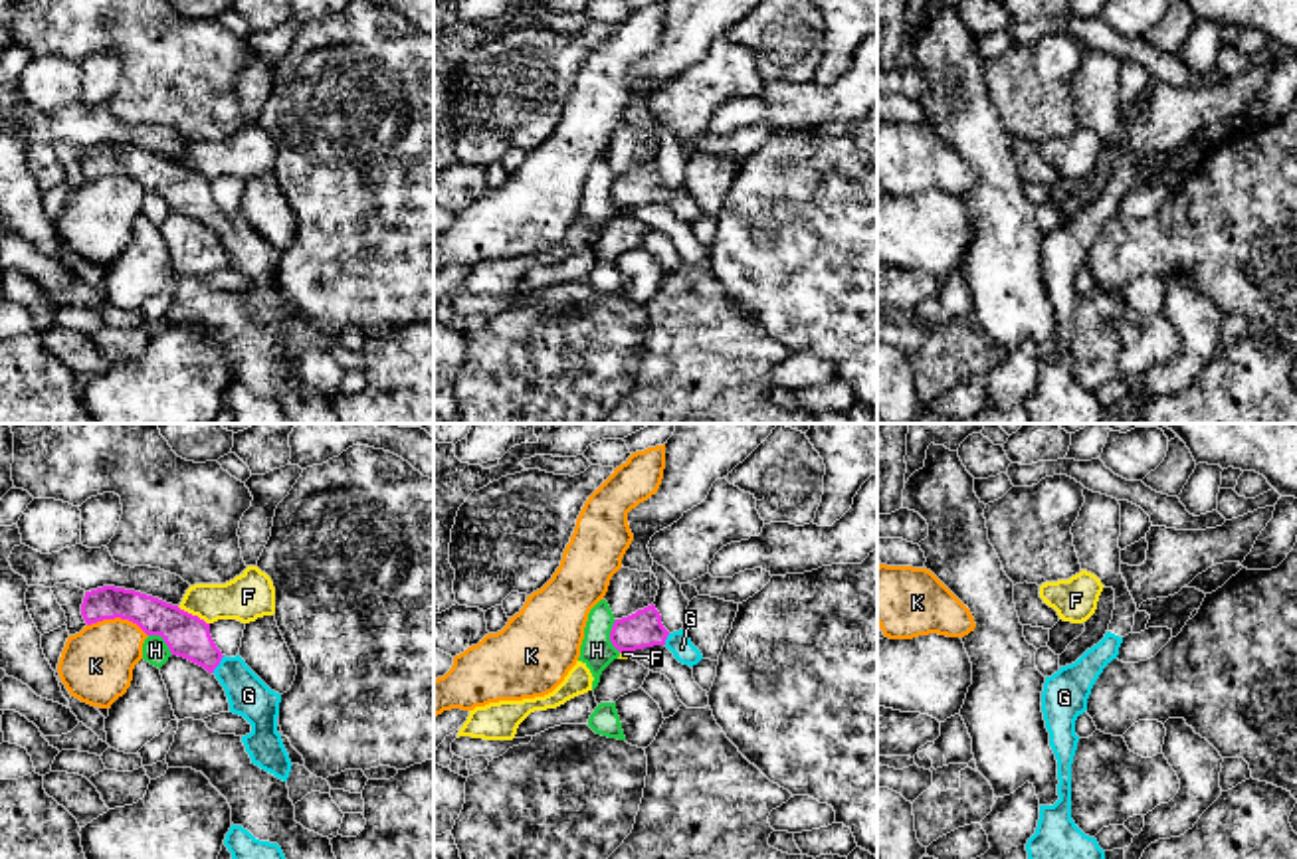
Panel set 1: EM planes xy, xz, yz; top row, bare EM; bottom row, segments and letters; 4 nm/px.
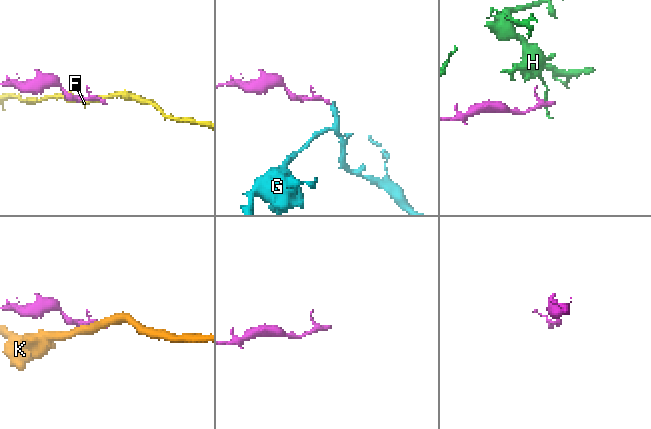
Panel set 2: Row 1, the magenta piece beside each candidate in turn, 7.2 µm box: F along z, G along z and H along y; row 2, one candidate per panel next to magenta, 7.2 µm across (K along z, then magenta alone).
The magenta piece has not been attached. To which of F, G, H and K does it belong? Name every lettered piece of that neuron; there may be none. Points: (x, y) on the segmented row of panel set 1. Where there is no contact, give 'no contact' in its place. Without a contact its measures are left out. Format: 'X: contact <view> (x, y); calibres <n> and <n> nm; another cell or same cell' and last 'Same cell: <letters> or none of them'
F: contact xy (191, 614); calibres 180 and 190 nm; another cell
G: contact xy (218, 664); calibres 180 and 170 nm; same cell
H: contact xz (610, 636); calibres 150 and 140 nm; another cell
K: contact xy (117, 616); calibres 150 and 300 nm; another cell
Same cell: G

